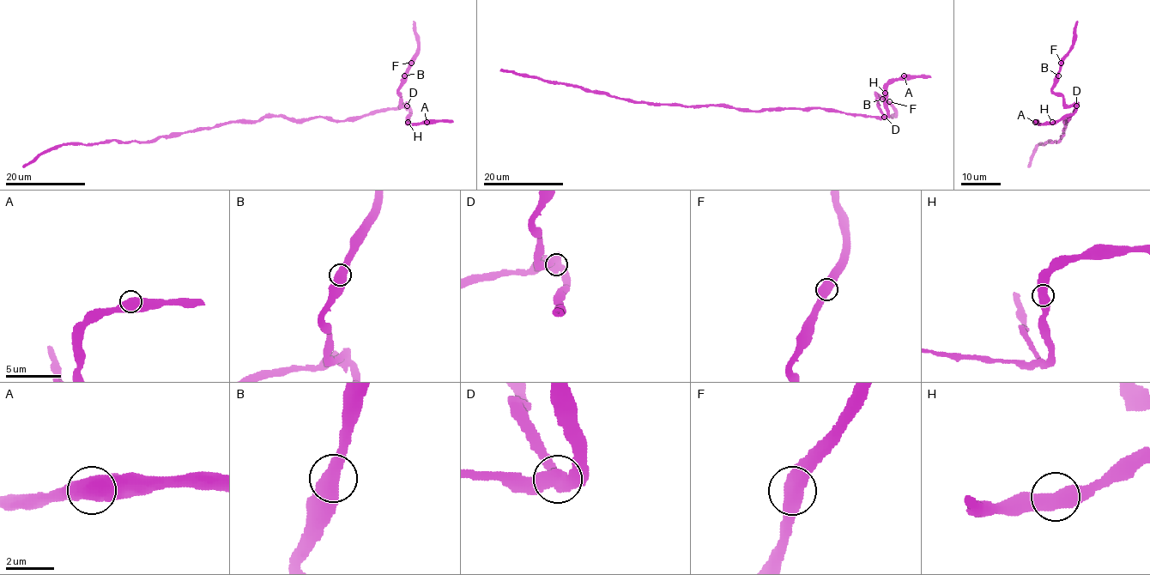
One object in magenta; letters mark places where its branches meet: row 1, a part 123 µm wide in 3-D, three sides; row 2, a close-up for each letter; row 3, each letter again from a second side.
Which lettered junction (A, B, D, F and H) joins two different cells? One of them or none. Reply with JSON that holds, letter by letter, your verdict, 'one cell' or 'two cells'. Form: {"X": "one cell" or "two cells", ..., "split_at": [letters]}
{"A": "one cell", "B": "one cell", "D": "two cells", "F": "one cell", "H": "one cell", "split_at": ["D"]}

